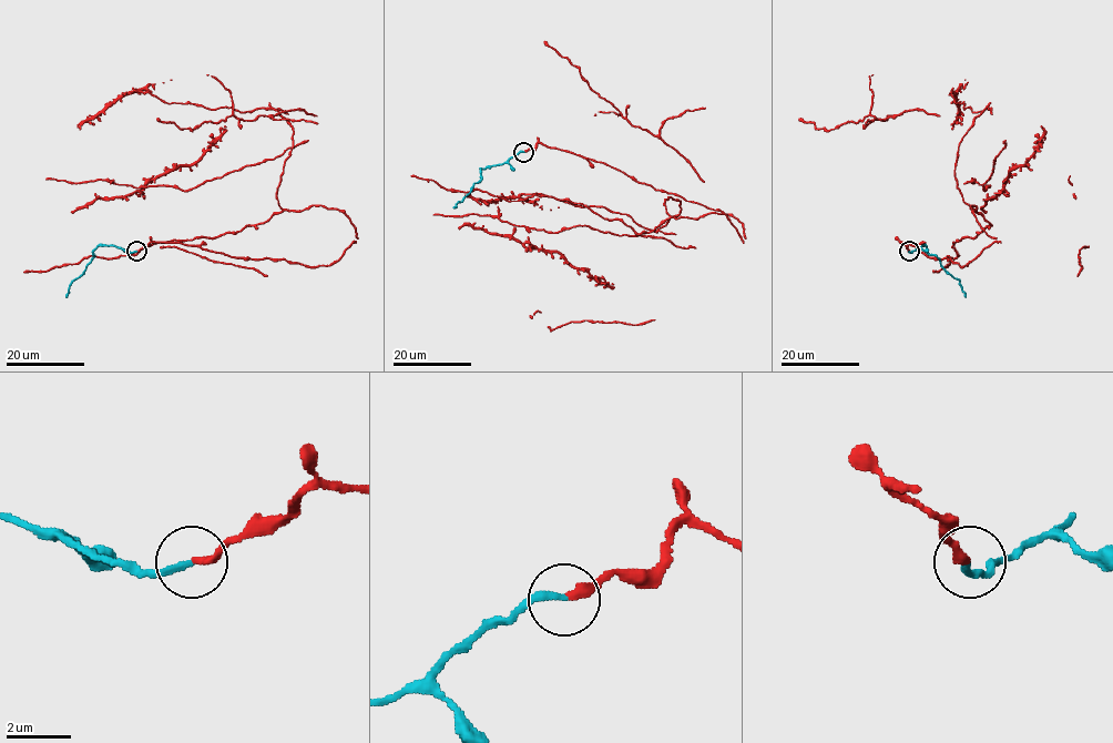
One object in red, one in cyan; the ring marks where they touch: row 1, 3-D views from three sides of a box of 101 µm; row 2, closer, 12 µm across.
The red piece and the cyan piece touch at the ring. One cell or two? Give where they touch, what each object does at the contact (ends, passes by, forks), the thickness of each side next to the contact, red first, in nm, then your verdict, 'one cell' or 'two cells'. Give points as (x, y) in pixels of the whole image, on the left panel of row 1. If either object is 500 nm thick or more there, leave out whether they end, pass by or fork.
(136, 251) | red ends | cyan ends | 240/200 nm | one cell

